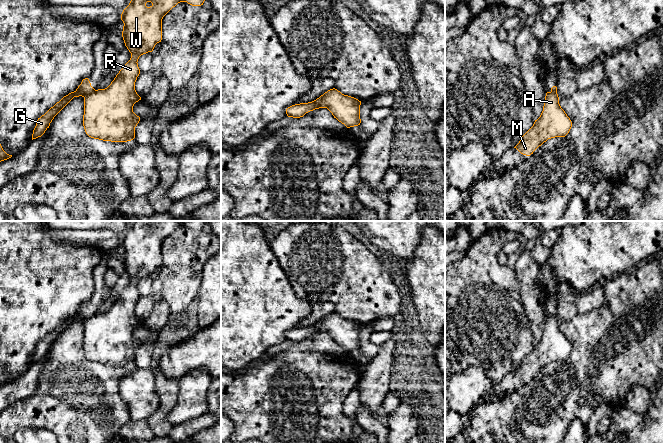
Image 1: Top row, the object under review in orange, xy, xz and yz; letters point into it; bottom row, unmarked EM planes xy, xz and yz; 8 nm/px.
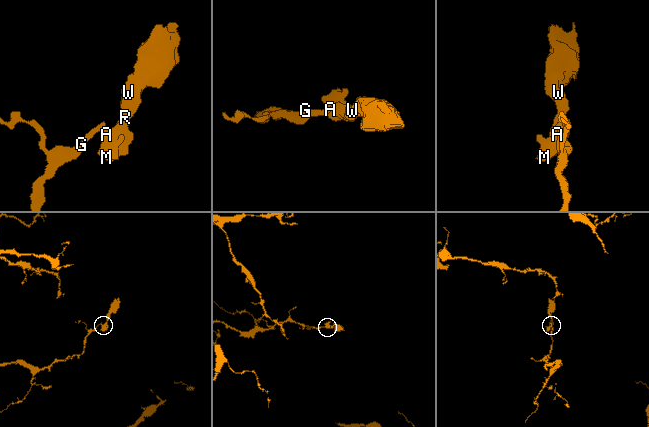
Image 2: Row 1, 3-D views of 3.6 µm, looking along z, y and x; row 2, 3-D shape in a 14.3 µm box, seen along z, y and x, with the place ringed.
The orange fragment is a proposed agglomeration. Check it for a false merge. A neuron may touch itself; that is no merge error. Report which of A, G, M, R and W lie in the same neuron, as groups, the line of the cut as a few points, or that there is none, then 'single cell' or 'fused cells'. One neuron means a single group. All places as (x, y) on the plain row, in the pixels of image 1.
A M R W / G | xy (95, 314), (83, 320) | fused cells

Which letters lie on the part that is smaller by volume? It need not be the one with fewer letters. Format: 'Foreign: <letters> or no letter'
Foreign: A, M, R, W

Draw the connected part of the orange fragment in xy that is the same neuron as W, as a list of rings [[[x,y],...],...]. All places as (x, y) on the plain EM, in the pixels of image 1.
[[[133,221],[123,234],[121,244],[124,247],[122,261],[131,277],[130,284],[122,291],[111,308],[84,320],[83,350],[86,358],[94,363],[111,366],[127,366],[135,362],[135,351],[140,341],[133,336],[133,330],[141,324],[135,314],[135,306],[140,298],[138,283],[152,276],[162,264],[162,243],[178,227],[187,226],[192,230],[201,230],[208,221]]]

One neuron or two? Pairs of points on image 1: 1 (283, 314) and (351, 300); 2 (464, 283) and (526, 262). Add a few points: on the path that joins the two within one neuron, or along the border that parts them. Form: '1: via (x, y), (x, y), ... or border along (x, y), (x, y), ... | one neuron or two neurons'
1: border along (292, 290), (298, 297), (306, 299), (311, 304) | two neurons
2: border along (525, 249), (518, 254), (515, 265), (520, 289) | two neurons

